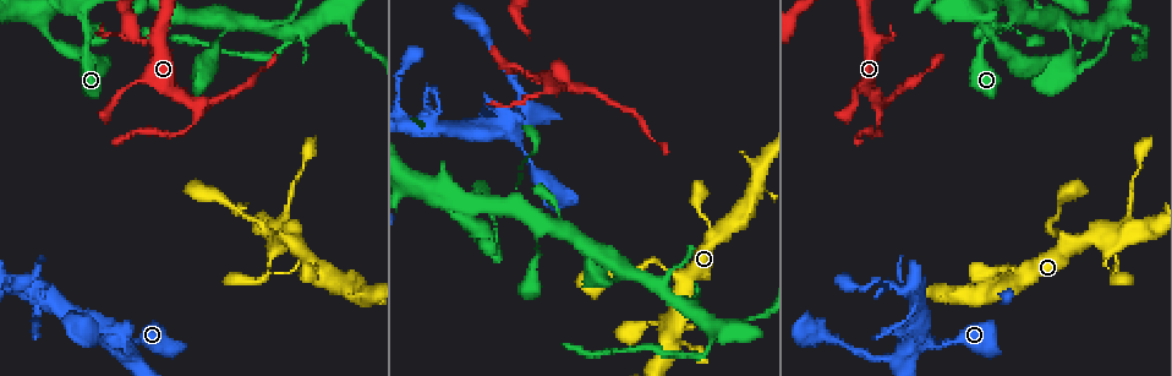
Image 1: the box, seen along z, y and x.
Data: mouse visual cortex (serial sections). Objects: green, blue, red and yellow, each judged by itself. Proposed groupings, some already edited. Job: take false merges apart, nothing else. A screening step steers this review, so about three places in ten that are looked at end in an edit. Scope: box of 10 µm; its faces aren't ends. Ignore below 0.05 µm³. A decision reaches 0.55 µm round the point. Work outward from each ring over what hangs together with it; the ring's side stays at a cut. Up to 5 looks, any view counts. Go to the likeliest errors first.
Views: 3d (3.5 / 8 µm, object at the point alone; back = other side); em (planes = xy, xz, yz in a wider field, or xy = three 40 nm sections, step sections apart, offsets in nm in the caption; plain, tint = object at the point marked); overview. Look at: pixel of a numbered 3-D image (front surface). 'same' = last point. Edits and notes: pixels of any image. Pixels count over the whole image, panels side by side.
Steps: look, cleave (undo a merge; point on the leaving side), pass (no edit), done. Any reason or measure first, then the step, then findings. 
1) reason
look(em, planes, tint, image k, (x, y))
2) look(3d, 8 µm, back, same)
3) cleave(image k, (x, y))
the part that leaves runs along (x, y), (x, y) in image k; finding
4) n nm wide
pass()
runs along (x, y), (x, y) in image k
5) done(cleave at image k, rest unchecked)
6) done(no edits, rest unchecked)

sharp bend
look(3d, 3.5 µm, image 1, (878, 120))

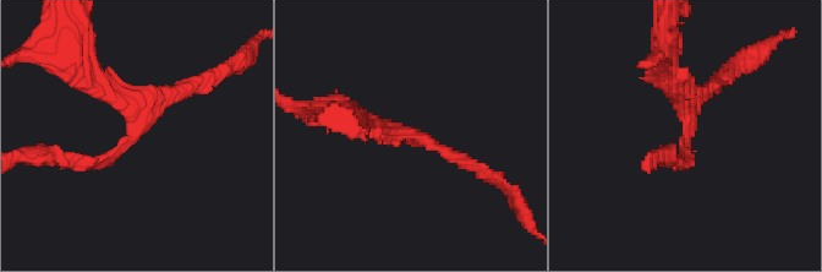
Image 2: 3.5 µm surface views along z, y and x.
pass()
runs along (668, 77), (686, 119), (686, 152), (664, 159) in image 2; all the same cell

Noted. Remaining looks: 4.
three arms meet
look(3d, 3.5 µm, back, image 1, (87, 34))

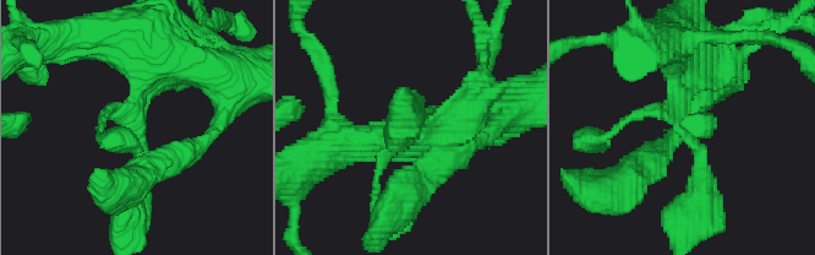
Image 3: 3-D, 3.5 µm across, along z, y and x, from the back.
3 arms; arms of 150, 250, 300 nm; need the tissue
look(em, xy, step 5, tint, image 3, (137, 126))

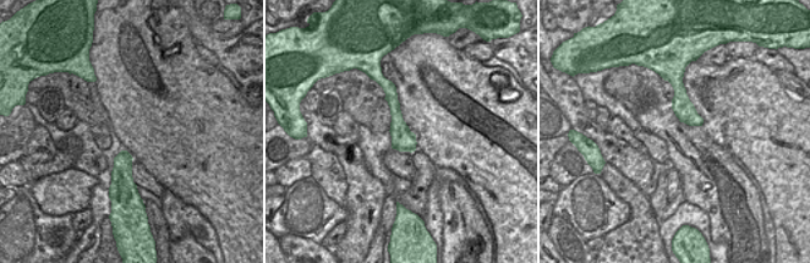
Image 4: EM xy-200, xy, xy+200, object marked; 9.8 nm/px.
pass()
runs along (382, 80), (411, 148) in image 4; one cell here

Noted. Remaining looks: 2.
done(no edits, rest unchecked)

